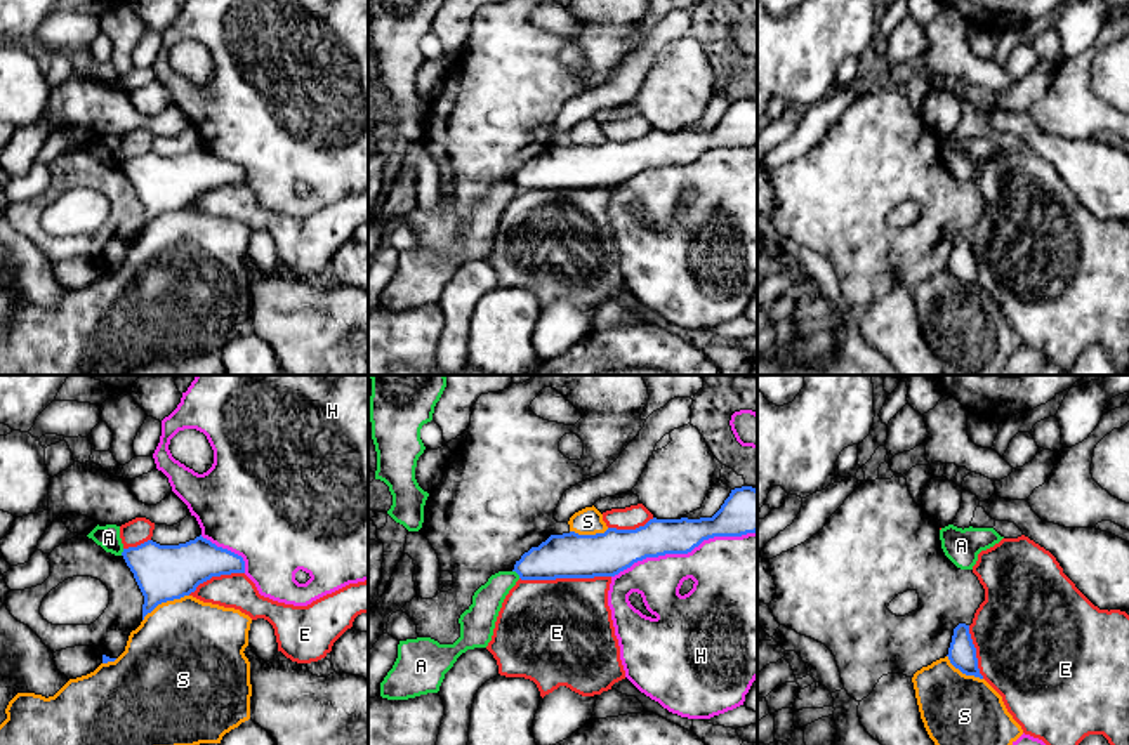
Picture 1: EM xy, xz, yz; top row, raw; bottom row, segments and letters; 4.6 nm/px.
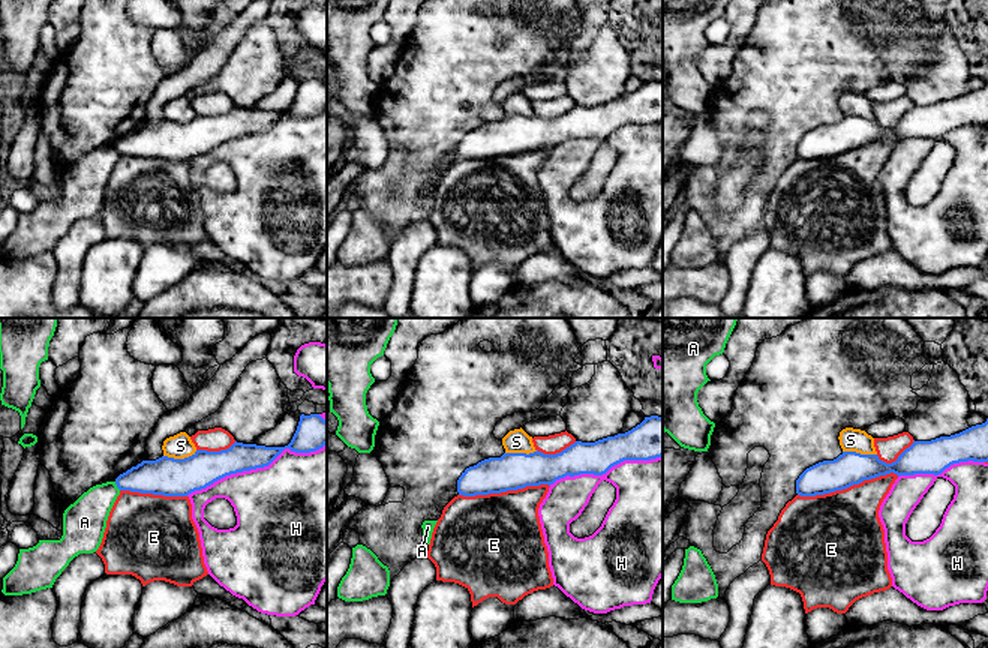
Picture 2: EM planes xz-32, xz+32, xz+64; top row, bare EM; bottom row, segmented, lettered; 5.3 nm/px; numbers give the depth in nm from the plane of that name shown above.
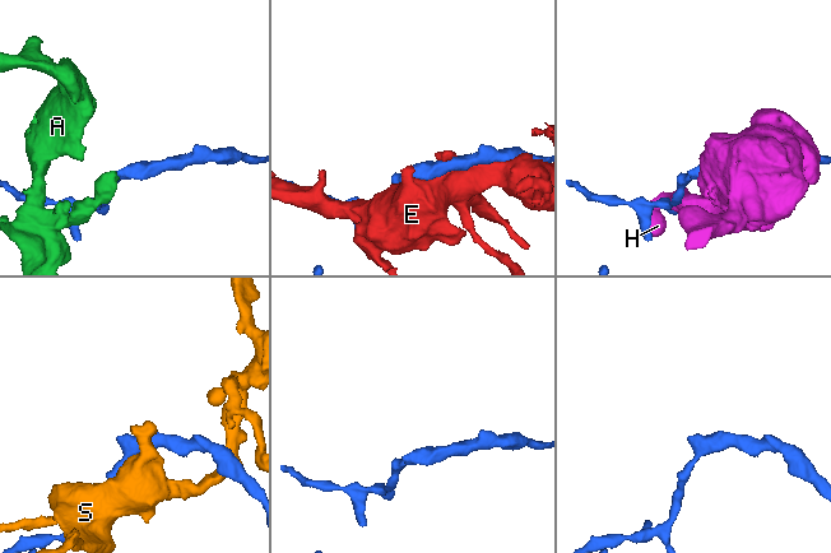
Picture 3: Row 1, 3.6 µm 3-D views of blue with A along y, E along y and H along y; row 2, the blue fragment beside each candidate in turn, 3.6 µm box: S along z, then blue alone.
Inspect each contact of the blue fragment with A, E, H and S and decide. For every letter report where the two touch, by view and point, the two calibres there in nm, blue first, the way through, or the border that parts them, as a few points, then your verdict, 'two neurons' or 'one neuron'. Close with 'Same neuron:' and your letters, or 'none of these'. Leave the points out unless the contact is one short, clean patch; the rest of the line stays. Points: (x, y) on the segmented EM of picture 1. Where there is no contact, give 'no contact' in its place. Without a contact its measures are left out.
A: contact xz (516, 572); calibres 200 and 140 nm; border xz (513, 570), (520, 577); two neurons
E: contact xz (565, 577); calibres 200 and 480 nm; two neurons
H: contact xz (683, 553); calibres 170 and 360 nm; two neurons
S: contact xy (164, 601); calibres 260 and 480 nm; two neurons
Same neuron: none of these

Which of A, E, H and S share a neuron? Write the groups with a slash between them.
A / E / H / S

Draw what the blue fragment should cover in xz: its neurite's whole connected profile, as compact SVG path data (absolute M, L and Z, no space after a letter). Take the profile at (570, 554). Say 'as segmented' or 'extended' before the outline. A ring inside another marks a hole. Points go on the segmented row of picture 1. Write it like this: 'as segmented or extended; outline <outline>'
as segmented; outline M731 490L712 518L650 519L636 530L608 528L604 533L551 535L516 561L521 580L615 577L646 557L688 554L714 537L757 531L757 490Z

